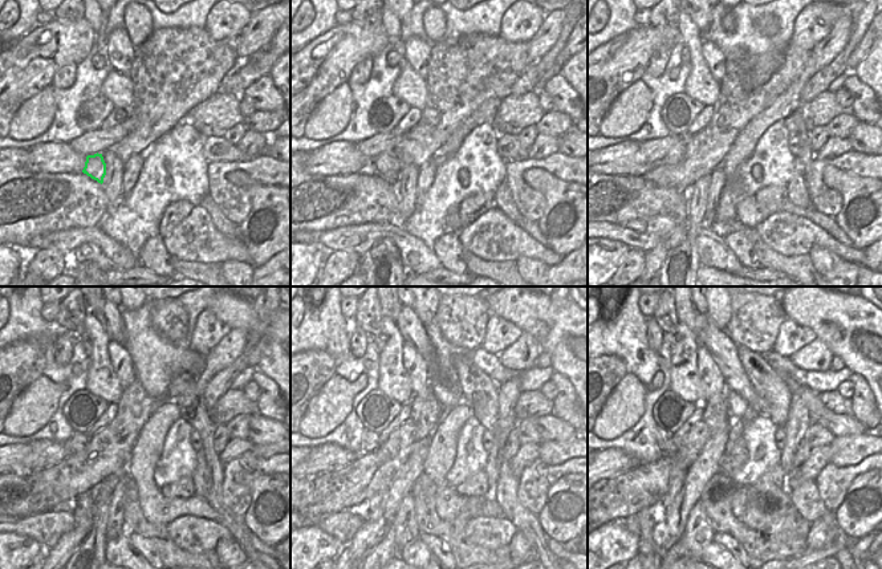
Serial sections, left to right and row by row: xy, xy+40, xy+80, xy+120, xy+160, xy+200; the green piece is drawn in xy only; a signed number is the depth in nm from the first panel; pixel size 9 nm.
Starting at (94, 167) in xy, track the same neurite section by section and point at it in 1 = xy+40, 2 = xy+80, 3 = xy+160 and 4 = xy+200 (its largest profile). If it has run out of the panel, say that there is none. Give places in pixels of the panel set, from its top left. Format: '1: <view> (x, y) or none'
1: xy+40 (386, 163)
2: xy+80 (677, 153)
3: xy+160 (370, 441)
4: xy+200 (663, 438)

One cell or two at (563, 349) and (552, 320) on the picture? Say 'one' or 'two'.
one

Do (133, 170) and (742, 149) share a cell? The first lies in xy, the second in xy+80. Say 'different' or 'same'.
different

